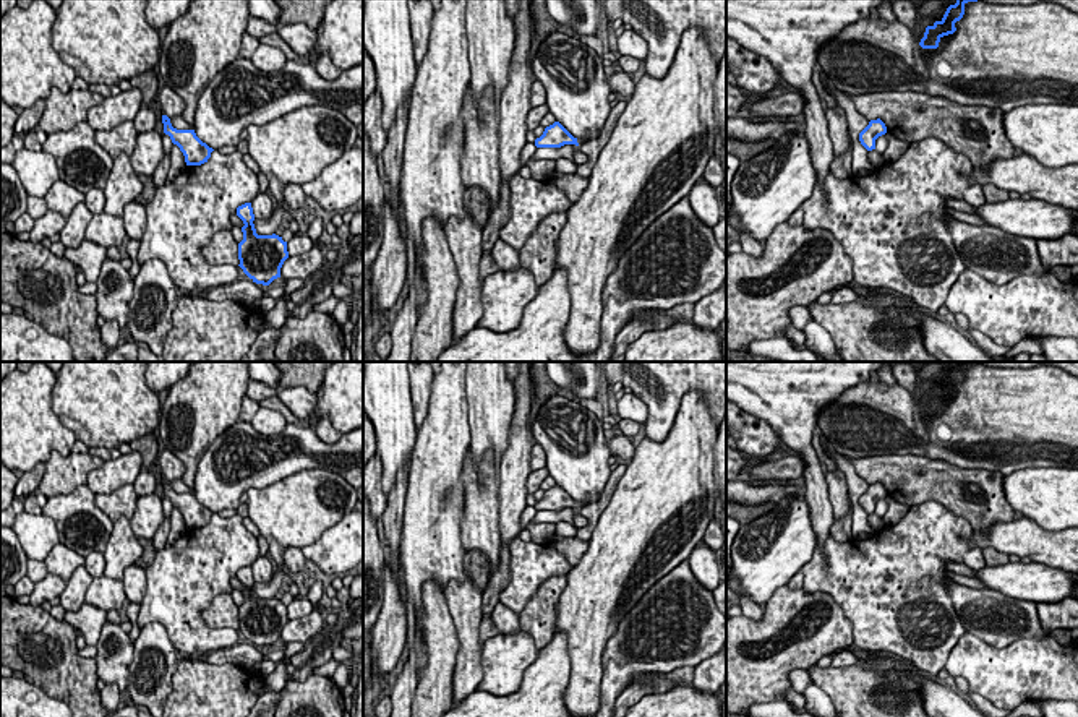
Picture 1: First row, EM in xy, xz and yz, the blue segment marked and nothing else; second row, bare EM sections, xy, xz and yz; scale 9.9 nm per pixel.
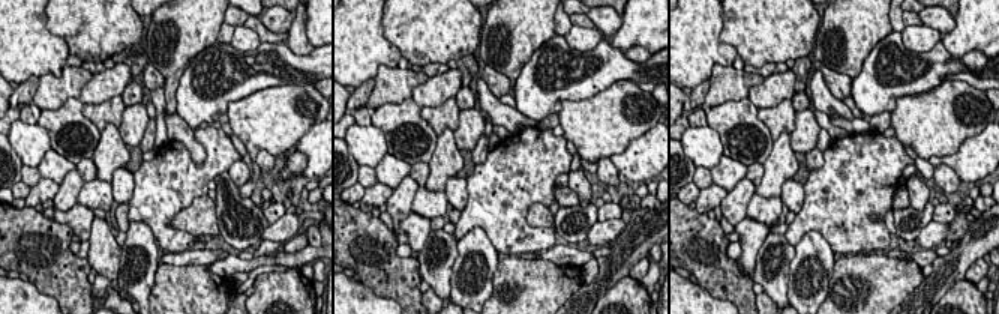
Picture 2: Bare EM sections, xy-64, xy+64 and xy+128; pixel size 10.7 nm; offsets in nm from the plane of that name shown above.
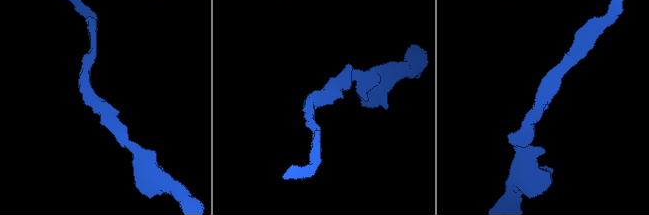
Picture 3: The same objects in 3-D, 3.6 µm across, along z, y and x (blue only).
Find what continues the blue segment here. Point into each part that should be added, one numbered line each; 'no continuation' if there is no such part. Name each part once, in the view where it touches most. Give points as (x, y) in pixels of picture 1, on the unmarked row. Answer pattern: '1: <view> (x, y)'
no continuation

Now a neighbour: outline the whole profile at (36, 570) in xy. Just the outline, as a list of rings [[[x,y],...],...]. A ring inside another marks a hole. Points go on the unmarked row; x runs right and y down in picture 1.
[[[28,560],[26,576],[36,584],[49,574],[44,561]]]

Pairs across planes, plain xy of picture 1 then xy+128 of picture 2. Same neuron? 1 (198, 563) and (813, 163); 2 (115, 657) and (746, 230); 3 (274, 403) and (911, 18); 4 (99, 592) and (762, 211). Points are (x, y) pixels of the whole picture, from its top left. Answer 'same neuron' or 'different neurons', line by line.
1: different neurons
2: different neurons
3: same neuron
4: same neuron

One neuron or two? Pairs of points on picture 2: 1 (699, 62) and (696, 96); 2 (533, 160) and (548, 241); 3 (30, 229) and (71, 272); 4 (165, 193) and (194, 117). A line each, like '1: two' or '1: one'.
1: two
2: one
3: one
4: two

